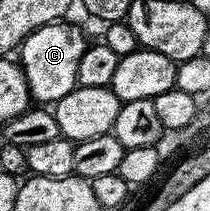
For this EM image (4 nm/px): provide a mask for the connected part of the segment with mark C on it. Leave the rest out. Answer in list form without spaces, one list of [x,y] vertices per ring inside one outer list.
[[[66,20],[52,22],[36,29],[26,38],[18,51],[18,60],[27,78],[29,95],[37,103],[55,104],[77,86],[78,63],[88,40],[78,27],[67,22]]]

